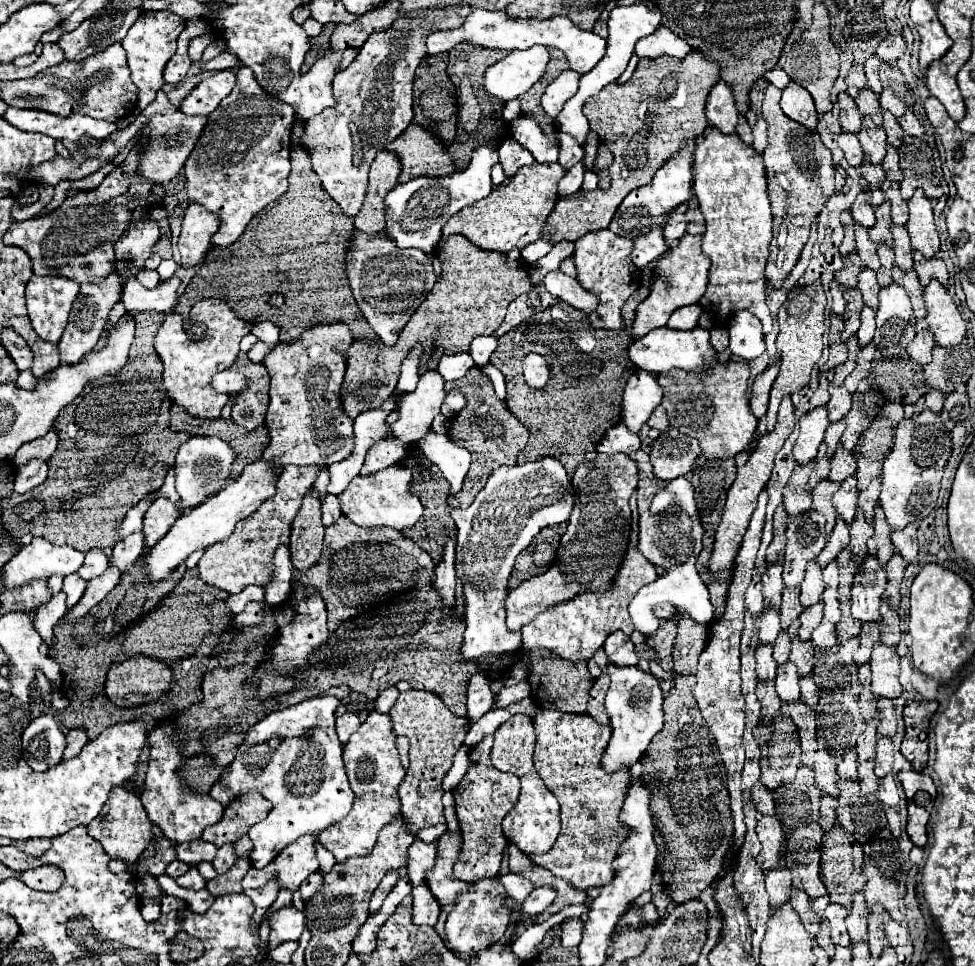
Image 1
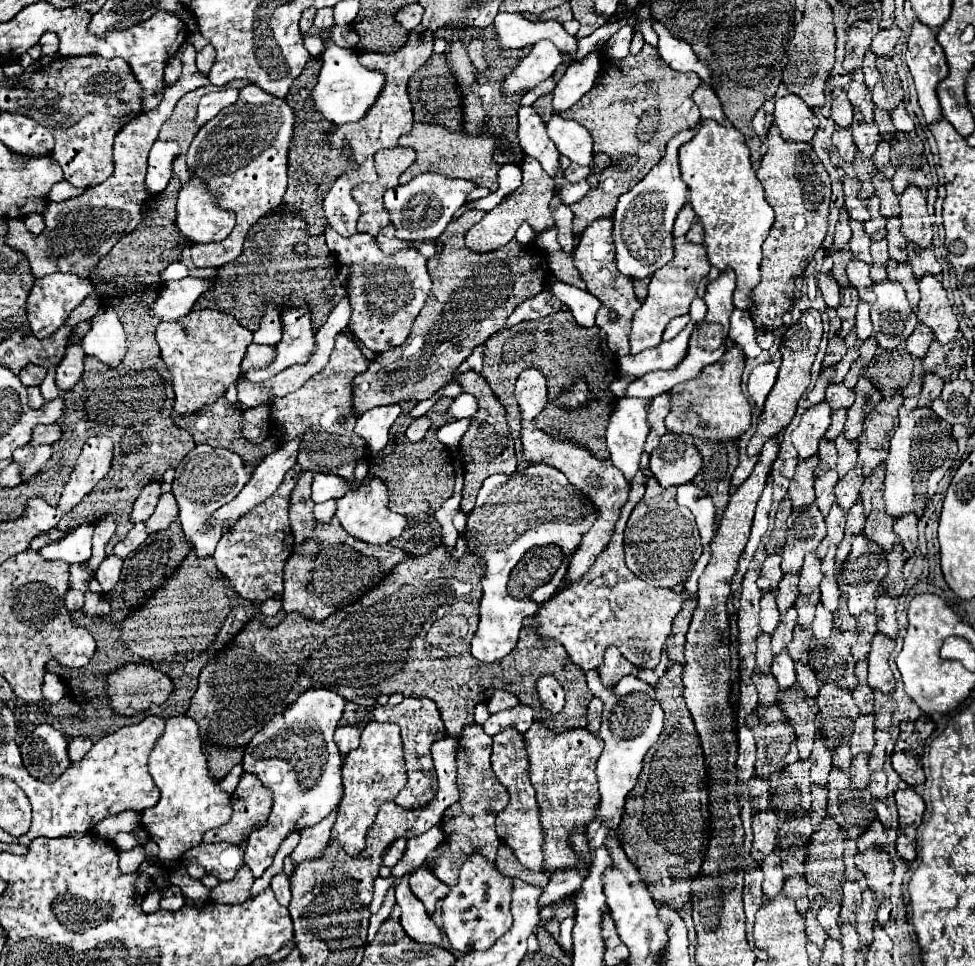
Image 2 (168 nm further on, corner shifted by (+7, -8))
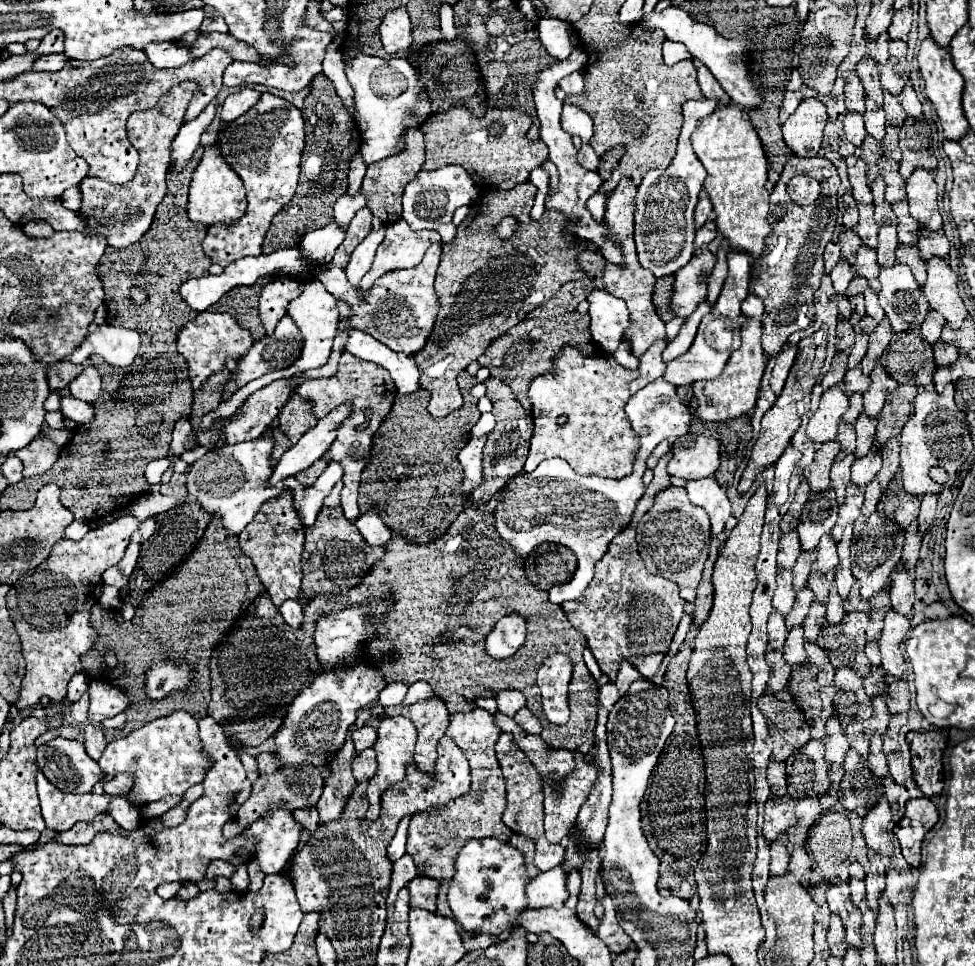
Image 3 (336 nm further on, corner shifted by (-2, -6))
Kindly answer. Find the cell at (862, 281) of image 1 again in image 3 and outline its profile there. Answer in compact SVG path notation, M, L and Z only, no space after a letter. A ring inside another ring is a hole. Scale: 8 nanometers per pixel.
M860 246L858 248L858 256L856 256L854 268L856 268L856 274L864 276L874 290L880 290L880 282L878 282L880 266L876 262L876 252L872 248L868 248L868 246Z

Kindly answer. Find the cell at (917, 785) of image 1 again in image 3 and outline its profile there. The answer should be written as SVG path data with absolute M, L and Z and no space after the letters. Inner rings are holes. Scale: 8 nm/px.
M914 798L906 802L904 820L898 822L896 836L902 846L902 854L912 868L920 866L920 848L926 832L938 822L938 810L930 798Z

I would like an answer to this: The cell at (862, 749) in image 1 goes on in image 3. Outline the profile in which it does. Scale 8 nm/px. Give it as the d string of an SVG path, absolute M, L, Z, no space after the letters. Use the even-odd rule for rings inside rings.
M874 696L872 698L872 716L864 722L864 730L866 730L866 735L872 734L872 730L875 730L873 733L884 735L884 730L888 728L888 718L890 718L890 712L886 708L886 702L884 702L884 696Z

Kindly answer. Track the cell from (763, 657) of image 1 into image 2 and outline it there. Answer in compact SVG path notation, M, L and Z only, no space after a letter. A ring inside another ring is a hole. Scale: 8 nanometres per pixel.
M759 634L757 636L757 670L759 672L769 672L771 670L773 652L771 652L769 640L771 640L769 634Z

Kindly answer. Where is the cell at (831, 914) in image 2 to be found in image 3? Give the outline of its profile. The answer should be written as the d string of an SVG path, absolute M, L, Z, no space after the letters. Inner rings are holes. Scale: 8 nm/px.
M831 885L826 892L827 903L832 913L838 914L844 922L848 918L848 912L845 907L846 900L849 898L849 889L846 885Z

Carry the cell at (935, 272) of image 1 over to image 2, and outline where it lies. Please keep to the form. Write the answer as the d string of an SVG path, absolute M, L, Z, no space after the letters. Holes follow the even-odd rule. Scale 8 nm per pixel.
M913 244L907 246L907 264L913 268L913 274L917 280L921 280L925 274L941 274L941 264L937 262L933 250L925 248L925 250L917 250Z

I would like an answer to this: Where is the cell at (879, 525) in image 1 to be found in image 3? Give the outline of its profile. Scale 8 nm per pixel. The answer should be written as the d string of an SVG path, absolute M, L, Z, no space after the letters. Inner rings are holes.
M898 470L898 474L894 474L894 478L890 480L886 492L878 502L878 512L886 518L892 518L902 528L908 528L910 522L916 520L918 510L920 510L920 500L904 490L902 474Z

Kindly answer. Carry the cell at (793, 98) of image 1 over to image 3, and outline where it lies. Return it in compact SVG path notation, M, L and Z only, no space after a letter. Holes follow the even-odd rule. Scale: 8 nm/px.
M806 98L800 102L796 112L782 124L784 142L792 154L806 158L818 154L826 118L826 106L818 98Z

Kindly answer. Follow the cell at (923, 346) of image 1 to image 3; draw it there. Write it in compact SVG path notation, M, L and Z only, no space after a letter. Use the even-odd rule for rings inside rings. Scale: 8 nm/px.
M930 310L926 314L924 322L922 322L922 336L924 336L924 340L930 342L930 344L936 344L940 340L940 330L942 330L944 324L946 324L944 316L940 312L936 312L936 310Z

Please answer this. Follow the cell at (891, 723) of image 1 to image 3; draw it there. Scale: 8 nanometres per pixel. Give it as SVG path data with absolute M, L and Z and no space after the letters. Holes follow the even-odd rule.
M886 674L886 686L888 686L888 692L886 692L888 710L892 714L906 712L910 708L910 690L908 690L906 680L894 678L892 674Z

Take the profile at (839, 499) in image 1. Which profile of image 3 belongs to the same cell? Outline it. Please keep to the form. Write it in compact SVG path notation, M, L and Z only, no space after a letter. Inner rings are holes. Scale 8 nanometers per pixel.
M870 450L866 456L858 458L852 464L852 482L860 484L862 488L876 476L876 472L882 468L882 456L878 450Z

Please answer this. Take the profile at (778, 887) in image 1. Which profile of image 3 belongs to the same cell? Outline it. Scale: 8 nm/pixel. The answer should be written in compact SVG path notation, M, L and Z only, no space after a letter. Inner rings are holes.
M780 836L770 844L770 876L784 876L788 872L790 852L786 848L786 840Z

